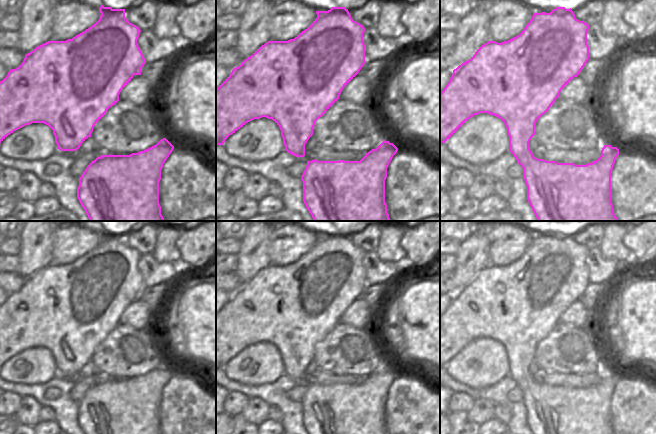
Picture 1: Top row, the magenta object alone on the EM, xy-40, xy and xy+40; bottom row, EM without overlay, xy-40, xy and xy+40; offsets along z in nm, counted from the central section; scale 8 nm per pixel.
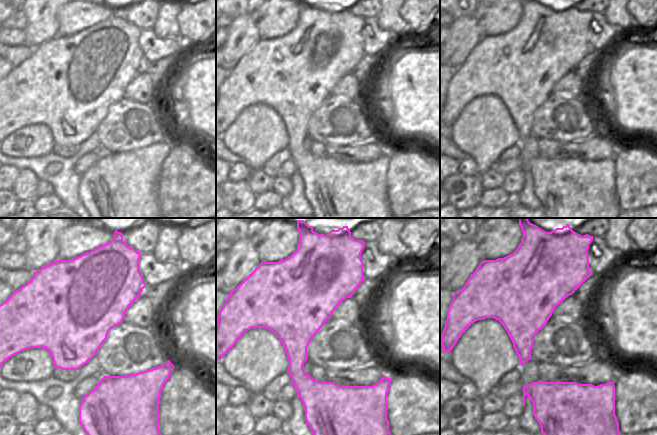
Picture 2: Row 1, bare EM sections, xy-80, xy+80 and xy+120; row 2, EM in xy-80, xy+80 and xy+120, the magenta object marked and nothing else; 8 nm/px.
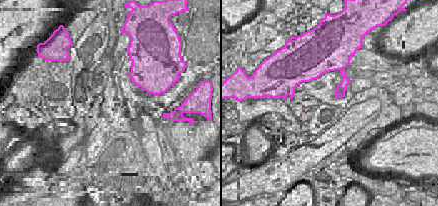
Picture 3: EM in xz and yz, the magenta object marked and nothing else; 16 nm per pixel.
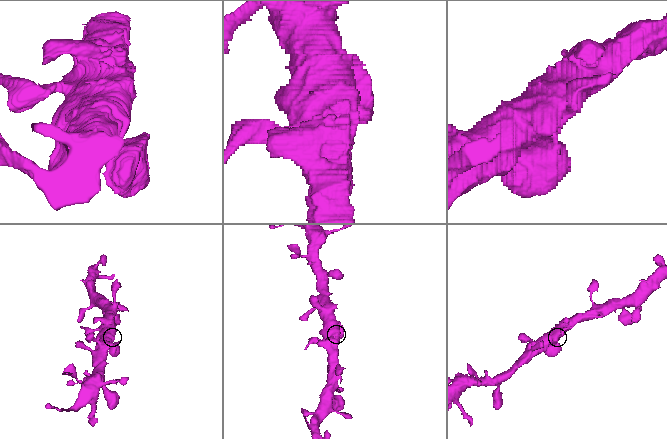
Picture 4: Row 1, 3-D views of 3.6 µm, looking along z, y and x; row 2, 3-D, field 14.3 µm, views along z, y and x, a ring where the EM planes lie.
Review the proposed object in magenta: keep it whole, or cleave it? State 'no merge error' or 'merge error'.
no merge error

